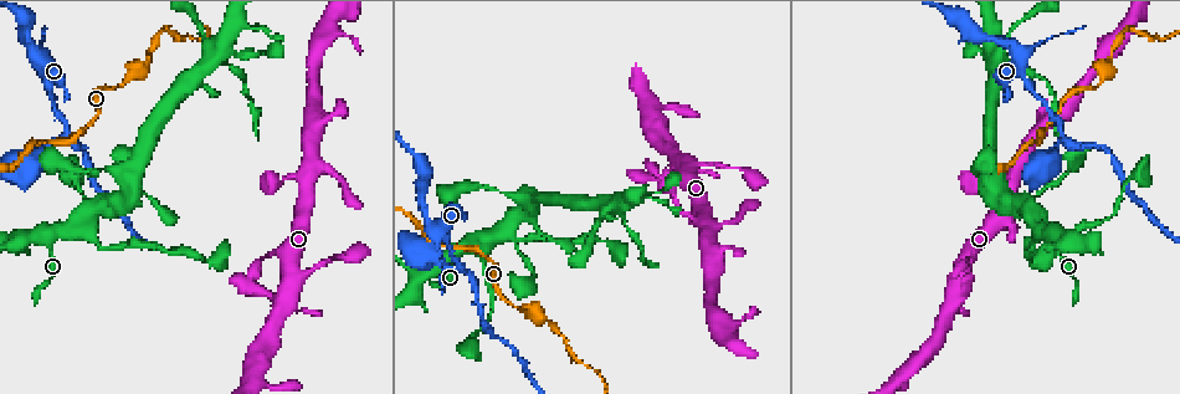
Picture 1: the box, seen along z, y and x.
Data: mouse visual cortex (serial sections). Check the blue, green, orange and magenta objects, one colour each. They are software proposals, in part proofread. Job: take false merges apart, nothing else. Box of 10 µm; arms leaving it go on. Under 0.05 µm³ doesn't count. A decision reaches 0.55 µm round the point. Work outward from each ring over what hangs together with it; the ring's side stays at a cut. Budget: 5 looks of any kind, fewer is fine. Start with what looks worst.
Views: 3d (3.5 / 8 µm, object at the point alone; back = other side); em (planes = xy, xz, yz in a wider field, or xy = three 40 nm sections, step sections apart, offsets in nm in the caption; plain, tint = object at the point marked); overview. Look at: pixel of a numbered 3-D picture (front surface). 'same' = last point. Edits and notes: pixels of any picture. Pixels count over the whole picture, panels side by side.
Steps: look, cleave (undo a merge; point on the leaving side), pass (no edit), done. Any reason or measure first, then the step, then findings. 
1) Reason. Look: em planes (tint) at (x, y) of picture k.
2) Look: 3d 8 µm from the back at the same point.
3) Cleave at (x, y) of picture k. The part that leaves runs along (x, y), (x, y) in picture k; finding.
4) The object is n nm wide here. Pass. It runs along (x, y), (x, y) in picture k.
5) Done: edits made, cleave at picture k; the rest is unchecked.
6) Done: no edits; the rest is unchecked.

Three-way junction. Look: 3d 3.5 µm at (464, 271) of picture 1.

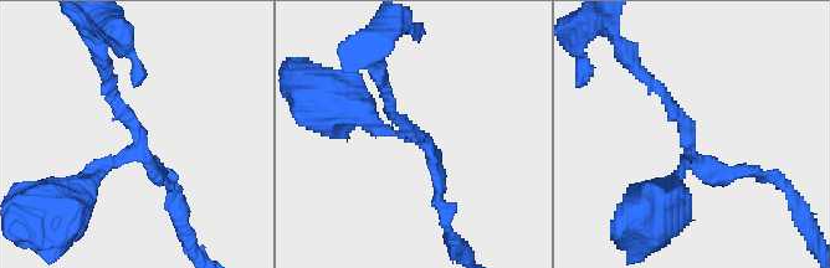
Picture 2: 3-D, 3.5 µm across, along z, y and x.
3 arms meet here; the arms are 150, 200, 200 nm wide; shape alone is not enough. Look: em xy step 3 (plain) at (136, 151) of picture 2.

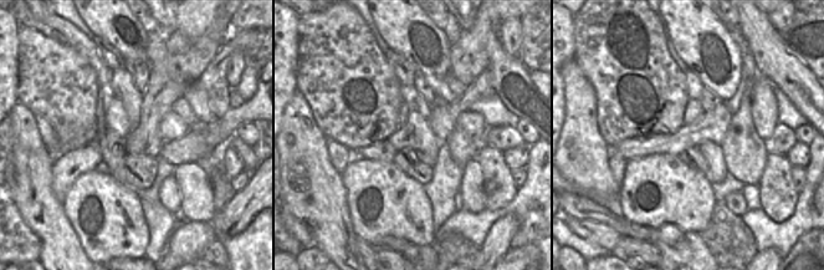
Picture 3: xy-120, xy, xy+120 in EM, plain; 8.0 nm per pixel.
Look: em xy step 3 (tint) at the same point.

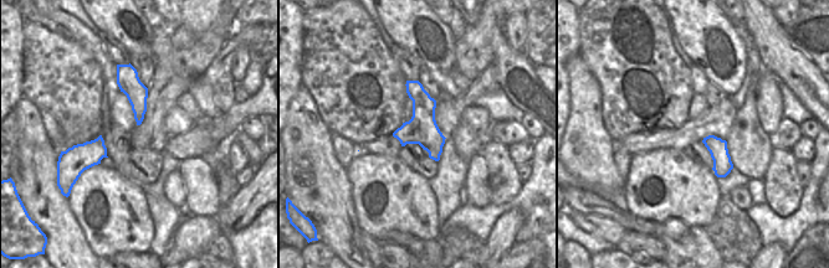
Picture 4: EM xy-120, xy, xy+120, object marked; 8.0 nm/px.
The object is 260 nm wide here. Pass. It runs along (409, 83), (436, 156) in picture 4; continuous, no second cell.

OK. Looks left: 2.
Calibre changes. Look: 3d 3.5 µm at (1037, 228) of picture 1.

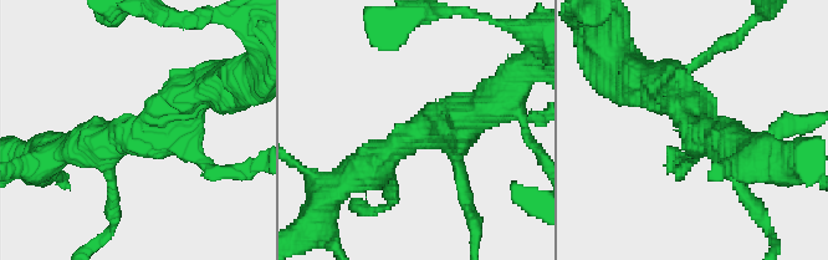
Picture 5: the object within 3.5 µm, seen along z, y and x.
4 arms meet here; the arms are 150, 200, 350, 450 nm wide. Look: em xy step 2 (tint) at (160, 129) of picture 5.

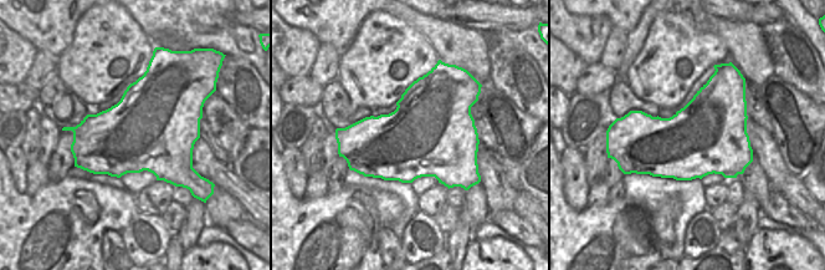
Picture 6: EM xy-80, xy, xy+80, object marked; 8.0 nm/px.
Pass. It runs along (108, 164), (219, 85) in picture 5; continuous, no second cell.

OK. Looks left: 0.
Done: no edits; the rest is unchecked.

